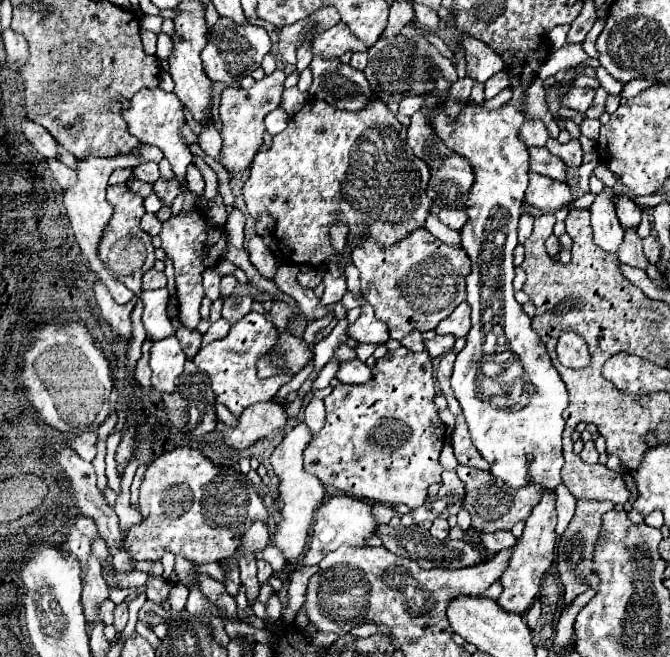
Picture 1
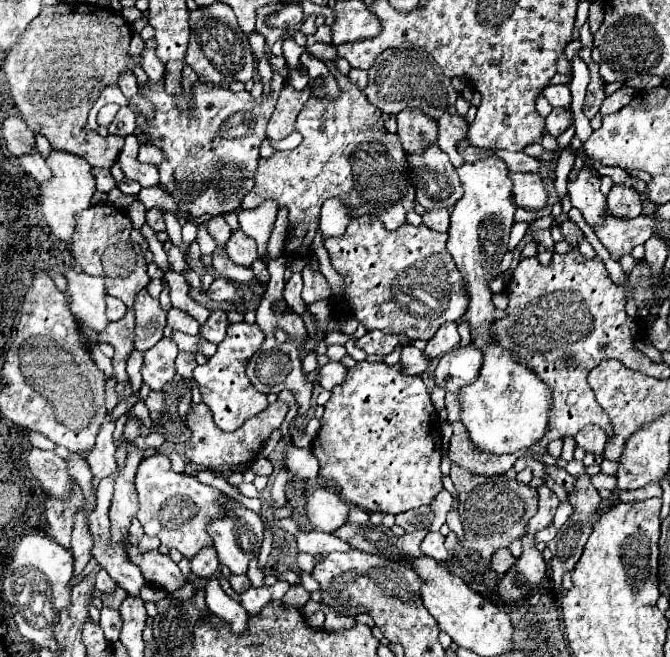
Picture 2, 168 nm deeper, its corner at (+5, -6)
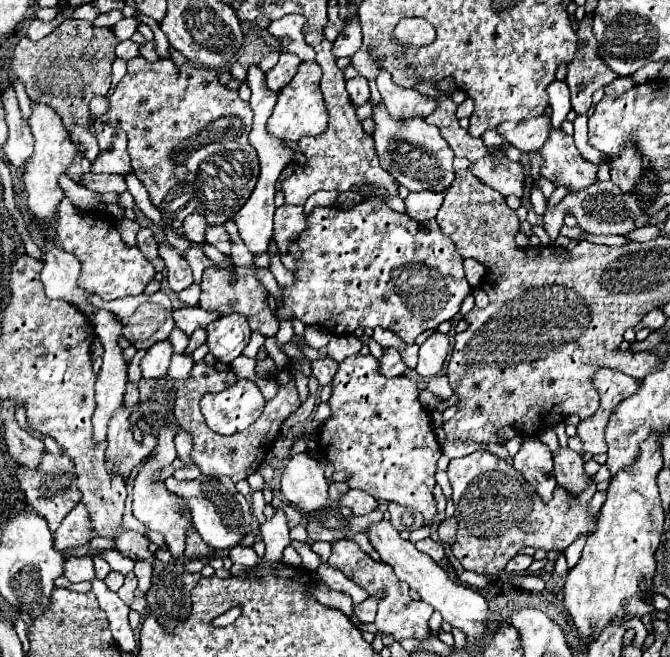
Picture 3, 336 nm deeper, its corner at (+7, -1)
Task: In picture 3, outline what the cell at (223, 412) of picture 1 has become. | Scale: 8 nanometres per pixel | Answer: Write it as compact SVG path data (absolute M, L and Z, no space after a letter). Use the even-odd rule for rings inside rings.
M173 355L171 359L171 367L169 367L169 377L173 379L187 379L189 371L193 367L193 359L187 355Z

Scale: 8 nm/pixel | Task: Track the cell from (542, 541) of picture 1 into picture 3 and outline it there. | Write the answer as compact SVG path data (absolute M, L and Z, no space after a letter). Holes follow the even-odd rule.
M537 437L523 439L519 453L513 457L513 467L531 483L535 485L541 499L547 503L551 501L553 489L557 481L553 479L553 461L551 451L545 443Z

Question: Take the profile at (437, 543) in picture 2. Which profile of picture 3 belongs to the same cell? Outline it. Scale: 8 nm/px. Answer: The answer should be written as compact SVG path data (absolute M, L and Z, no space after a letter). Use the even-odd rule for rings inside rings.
M427 537L427 539L421 539L419 543L415 543L415 547L417 547L421 553L429 553L429 557L433 557L435 561L441 561L441 559L445 557L441 543L433 541L431 537Z

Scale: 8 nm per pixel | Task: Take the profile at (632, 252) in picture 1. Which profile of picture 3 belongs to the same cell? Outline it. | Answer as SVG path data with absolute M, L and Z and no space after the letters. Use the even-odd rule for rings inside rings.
M597 181L593 183L593 187L587 187L585 191L577 191L577 193L567 193L565 199L547 209L545 215L543 215L543 227L551 239L551 243L557 239L559 235L559 229L563 227L563 219L565 215L573 215L579 223L579 227L585 231L585 233L595 233L595 235L625 235L629 231L635 229L635 221L639 215L643 215L637 199L633 195L625 195L615 183L611 181Z

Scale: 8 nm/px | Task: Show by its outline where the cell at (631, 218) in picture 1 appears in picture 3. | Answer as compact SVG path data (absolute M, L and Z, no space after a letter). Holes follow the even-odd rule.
M625 143L625 151L611 159L611 181L623 191L631 193L635 183L643 173L641 155L637 155L637 147L633 143Z

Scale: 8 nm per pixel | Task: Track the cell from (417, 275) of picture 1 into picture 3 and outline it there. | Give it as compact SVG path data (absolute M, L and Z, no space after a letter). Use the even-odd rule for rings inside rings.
M363 199L349 209L337 205L315 207L307 215L307 227L293 243L301 253L295 259L295 283L281 289L281 303L275 309L279 321L301 319L305 325L319 325L337 335L351 335L357 327L383 327L413 345L423 331L435 331L443 321L453 319L461 309L461 301L471 293L463 259L453 241L441 233L437 221L417 223L385 207L381 199Z

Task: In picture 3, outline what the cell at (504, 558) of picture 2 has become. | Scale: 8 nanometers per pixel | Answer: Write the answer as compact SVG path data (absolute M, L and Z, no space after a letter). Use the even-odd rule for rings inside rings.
M517 555L515 559L511 559L511 561L507 563L505 571L507 571L507 573L511 573L511 575L525 573L525 571L527 571L527 567L529 567L531 563L533 563L533 557L529 557L529 555Z

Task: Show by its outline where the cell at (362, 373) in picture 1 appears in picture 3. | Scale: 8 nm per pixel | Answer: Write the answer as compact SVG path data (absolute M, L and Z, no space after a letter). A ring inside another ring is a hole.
M317 359L311 363L313 367L313 377L319 381L319 385L329 385L333 381L333 375L337 373L337 361L333 359Z

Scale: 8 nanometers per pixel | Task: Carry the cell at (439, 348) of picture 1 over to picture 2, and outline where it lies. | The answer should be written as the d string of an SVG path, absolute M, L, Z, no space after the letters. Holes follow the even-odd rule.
M407 344L403 348L403 354L401 354L401 364L403 364L403 372L409 374L409 376L419 376L423 374L429 364L431 364L431 358L425 356L423 350L415 348L413 344Z

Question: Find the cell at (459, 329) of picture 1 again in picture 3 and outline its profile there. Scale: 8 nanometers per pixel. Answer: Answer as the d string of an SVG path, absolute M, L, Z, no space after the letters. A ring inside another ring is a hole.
M435 331L419 349L419 365L417 365L417 373L421 377L433 377L441 371L445 357L447 357L447 349L449 349L449 339L447 335Z

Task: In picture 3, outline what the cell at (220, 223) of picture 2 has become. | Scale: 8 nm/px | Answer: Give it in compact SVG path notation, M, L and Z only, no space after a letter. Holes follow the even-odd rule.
M189 215L183 221L183 235L191 243L203 243L205 241L205 229L207 229L207 223L201 215Z

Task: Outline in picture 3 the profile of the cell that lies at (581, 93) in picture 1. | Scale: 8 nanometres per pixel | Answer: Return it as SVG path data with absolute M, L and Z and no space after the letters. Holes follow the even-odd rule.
M541 115L519 123L505 121L501 123L501 127L497 127L497 133L519 151L529 153L529 151L537 151L541 143L545 143L545 139L549 137L549 125L551 125L549 117Z

